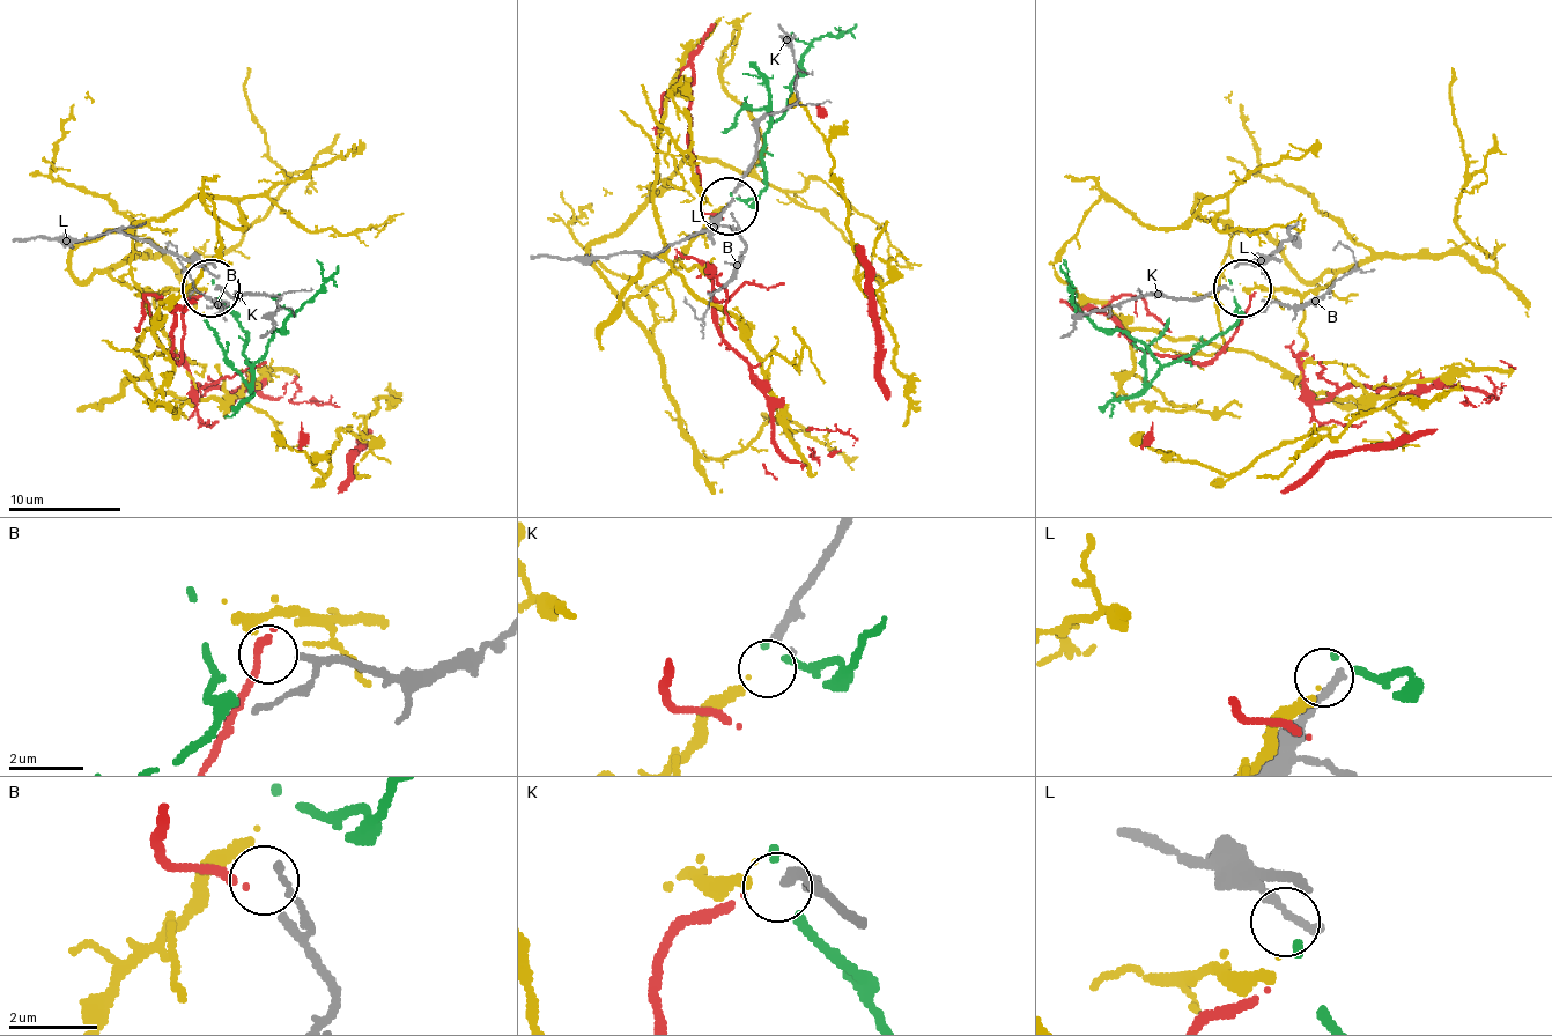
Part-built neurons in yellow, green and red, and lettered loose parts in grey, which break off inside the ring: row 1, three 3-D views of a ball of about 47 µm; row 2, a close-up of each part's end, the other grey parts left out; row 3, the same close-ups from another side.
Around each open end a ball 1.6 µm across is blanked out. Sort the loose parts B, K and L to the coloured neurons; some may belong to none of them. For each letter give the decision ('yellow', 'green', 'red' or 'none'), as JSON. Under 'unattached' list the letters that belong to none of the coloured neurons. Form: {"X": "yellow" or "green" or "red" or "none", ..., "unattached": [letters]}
{"B": "none", "K": "yellow", "L": "green", "unattached": ["B"]}

